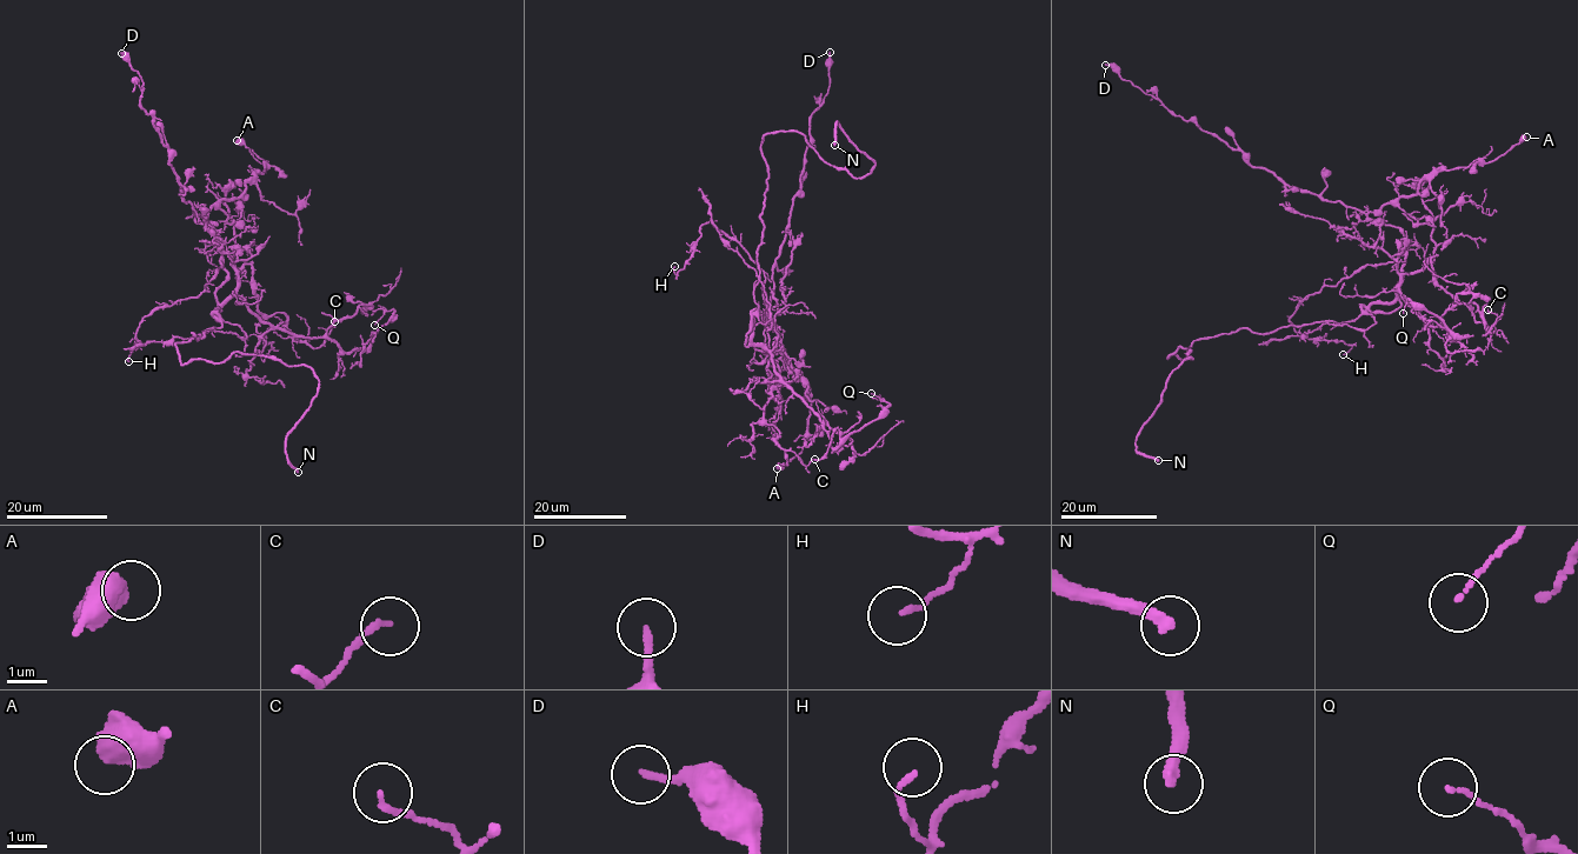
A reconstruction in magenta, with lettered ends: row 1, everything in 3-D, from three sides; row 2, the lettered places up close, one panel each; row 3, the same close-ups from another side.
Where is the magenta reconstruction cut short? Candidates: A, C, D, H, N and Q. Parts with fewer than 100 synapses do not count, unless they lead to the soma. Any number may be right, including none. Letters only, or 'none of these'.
N

